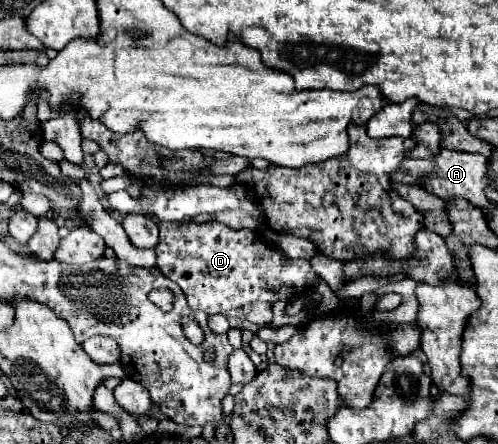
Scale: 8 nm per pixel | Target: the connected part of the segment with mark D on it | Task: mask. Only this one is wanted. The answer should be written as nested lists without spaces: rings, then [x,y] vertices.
[[[192,220],[182,224],[162,222],[158,228],[160,228],[160,242],[154,248],[156,266],[166,278],[174,280],[182,288],[190,310],[204,310],[206,314],[226,314],[234,308],[240,308],[256,300],[274,304],[280,298],[294,298],[296,294],[300,294],[300,290],[308,292],[316,288],[318,274],[312,270],[308,260],[288,258],[288,262],[284,262],[284,256],[274,246],[270,246],[270,242],[266,242],[252,230],[232,230],[220,222],[196,224]]]

